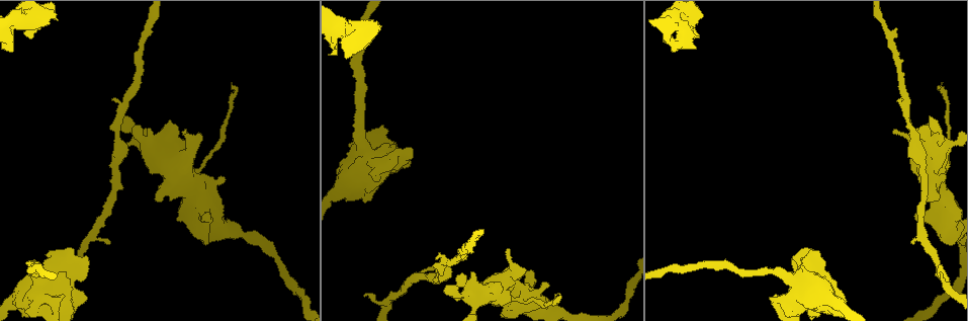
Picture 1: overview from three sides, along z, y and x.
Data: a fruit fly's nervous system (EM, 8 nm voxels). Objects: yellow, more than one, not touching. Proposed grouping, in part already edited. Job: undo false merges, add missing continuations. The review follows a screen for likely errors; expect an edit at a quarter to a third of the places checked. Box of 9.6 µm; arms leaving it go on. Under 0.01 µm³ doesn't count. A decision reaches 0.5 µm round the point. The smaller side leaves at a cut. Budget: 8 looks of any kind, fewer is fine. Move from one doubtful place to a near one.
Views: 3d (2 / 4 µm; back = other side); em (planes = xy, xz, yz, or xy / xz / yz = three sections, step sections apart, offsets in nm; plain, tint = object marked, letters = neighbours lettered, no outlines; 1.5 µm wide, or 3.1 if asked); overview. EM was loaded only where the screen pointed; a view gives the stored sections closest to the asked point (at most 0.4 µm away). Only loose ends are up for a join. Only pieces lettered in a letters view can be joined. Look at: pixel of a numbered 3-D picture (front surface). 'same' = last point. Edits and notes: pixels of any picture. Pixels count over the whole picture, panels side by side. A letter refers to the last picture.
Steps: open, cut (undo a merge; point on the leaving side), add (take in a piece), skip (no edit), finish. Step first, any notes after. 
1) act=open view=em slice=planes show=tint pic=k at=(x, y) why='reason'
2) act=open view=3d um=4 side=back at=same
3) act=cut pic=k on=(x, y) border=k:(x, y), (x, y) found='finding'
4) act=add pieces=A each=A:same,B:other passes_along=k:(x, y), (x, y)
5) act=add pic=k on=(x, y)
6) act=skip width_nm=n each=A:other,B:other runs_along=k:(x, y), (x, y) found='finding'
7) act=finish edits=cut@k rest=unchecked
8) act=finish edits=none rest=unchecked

act=open view=em slice=planes show=letters pic=1 at=(523, 299) why='calibre changes'

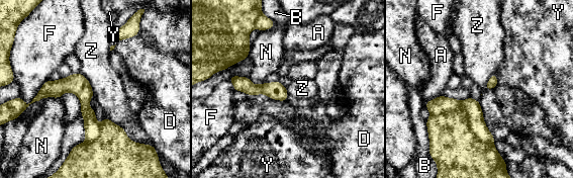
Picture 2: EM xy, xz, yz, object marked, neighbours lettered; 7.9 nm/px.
act=cut pic=2 on=(470, 108) longest_contact=Z:340nm each=A:other,B:other,D:other,F:other,N:other,Y:other,Z:other border=2:(431, 114), (459, 110), (492, 144) found='two cells meet here'

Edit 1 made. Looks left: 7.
act=open view=overview why='redraw'

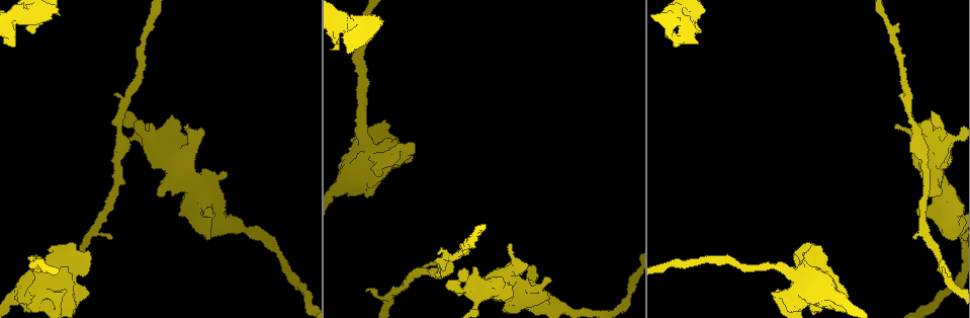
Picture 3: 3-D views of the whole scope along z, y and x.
act=open view=em slice=planes show=tint pic=3 at=(512, 246) why='branch stops here'

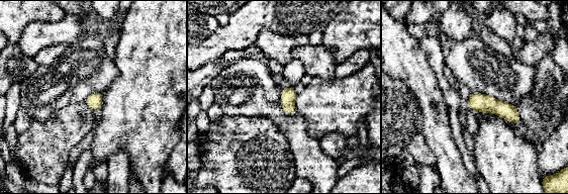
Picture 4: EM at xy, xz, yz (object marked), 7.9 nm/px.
act=open view=em slice=planes show=letters at=same

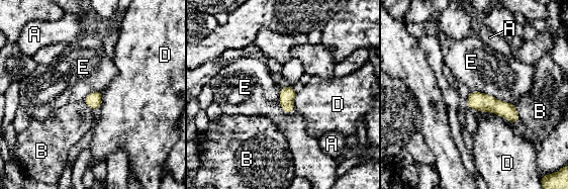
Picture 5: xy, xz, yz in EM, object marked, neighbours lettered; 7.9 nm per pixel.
act=skip width_nm=120 each=A:other,B:other,D:other,E:other runs_along=5:(469, 100), (495, 105), (516, 117) found='no lettered piece goes on from it'

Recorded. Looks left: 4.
act=open view=em slice=planes show=plain pic=3 at=(941, 272) why='tapers out'

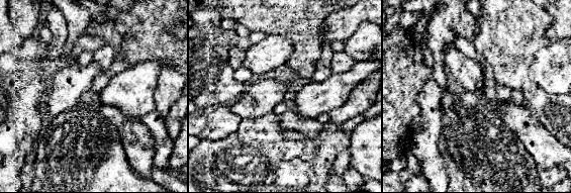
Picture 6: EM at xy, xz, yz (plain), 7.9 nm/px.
act=open view=em slice=planes show=letters at=same

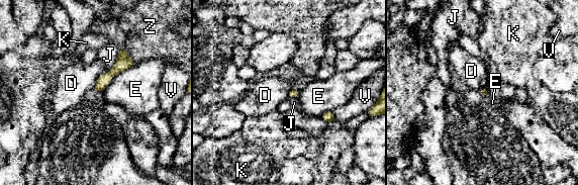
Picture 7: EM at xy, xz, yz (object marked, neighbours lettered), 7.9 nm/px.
act=skip longest_contact=E:340nm each=D:other,E:other,J:other,K:other,V:other,Z:other border=7:(135, 63), (117, 73), (102, 90) found='no lettered piece goes on from it'

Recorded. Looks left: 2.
act=finish edits=cut@2 rest=unchecked

